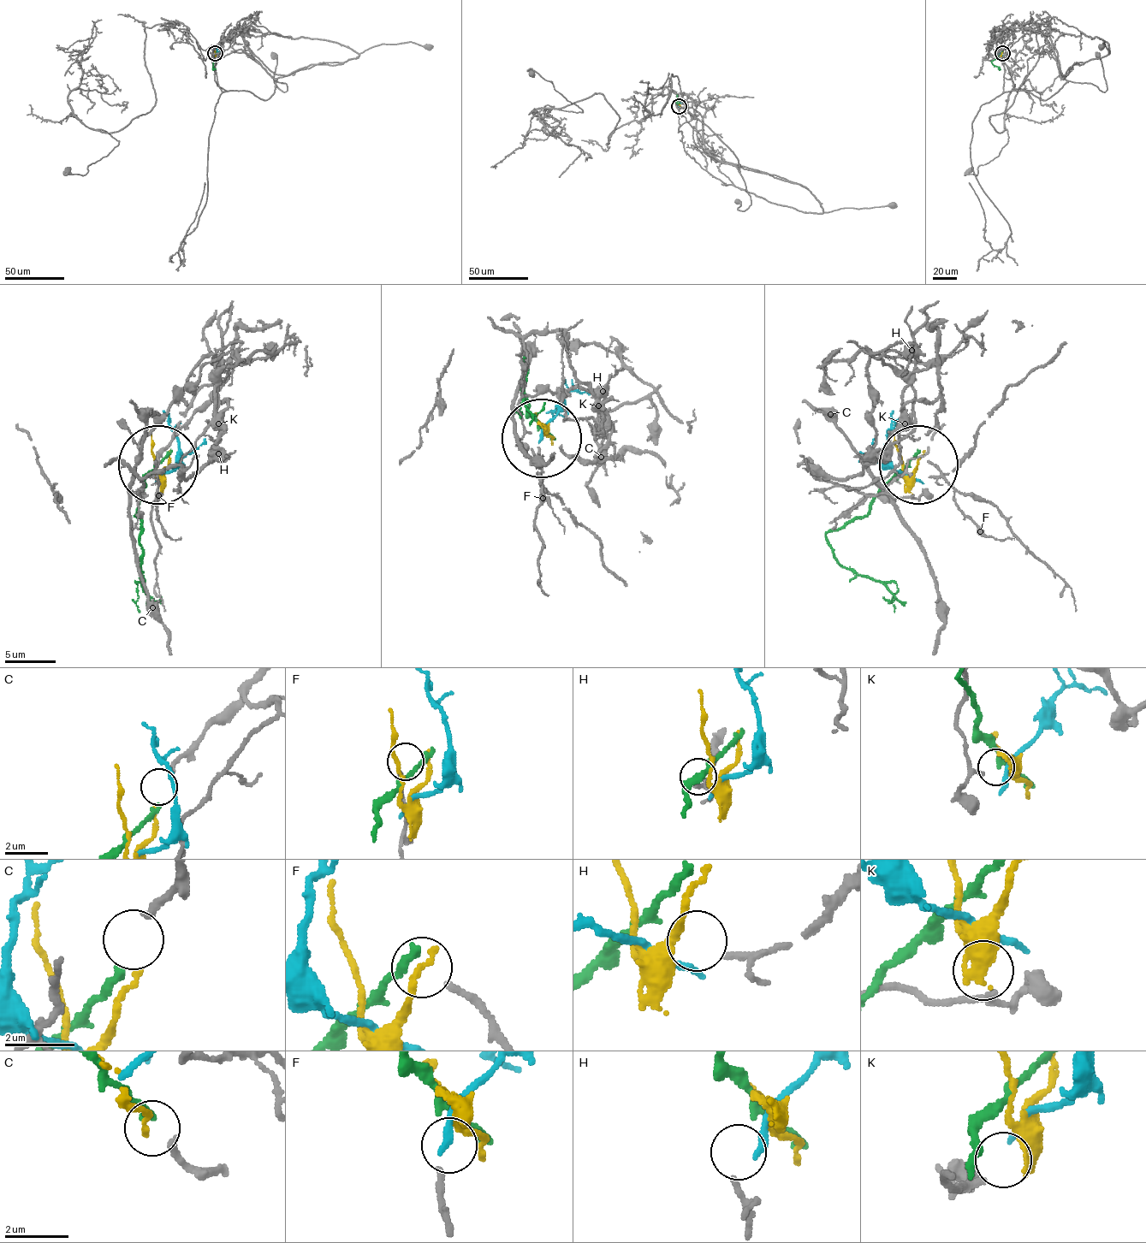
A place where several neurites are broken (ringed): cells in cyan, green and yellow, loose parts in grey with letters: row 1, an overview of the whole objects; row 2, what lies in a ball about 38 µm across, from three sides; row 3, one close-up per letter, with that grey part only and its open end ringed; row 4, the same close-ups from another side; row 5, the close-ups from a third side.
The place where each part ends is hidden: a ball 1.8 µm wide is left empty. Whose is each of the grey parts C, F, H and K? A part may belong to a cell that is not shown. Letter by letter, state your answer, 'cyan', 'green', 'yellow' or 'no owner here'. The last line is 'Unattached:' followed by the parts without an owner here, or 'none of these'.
C: green
F: no owner here
H: no owner here
K: yellow
Unattached: F, H

